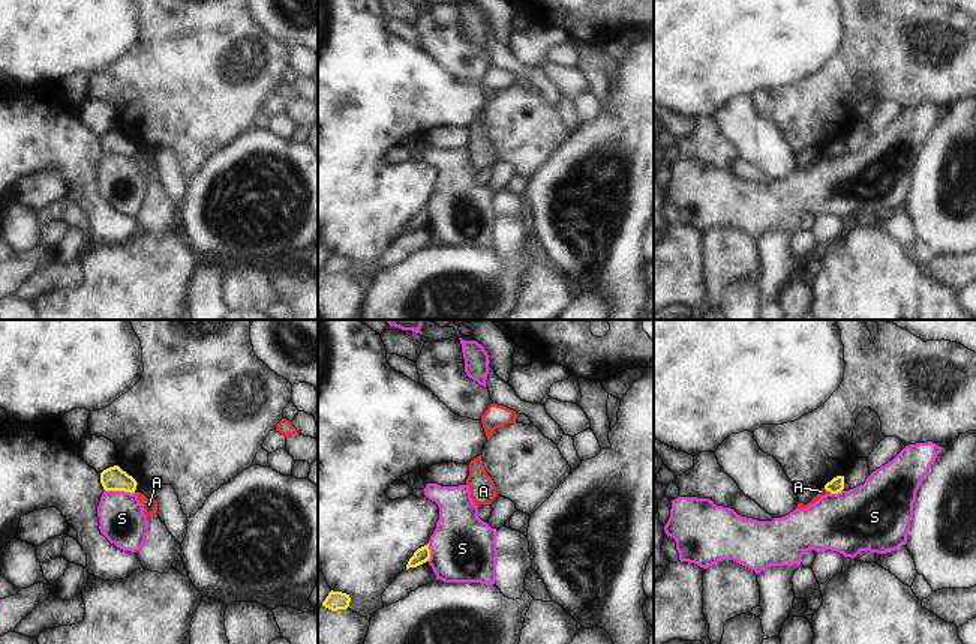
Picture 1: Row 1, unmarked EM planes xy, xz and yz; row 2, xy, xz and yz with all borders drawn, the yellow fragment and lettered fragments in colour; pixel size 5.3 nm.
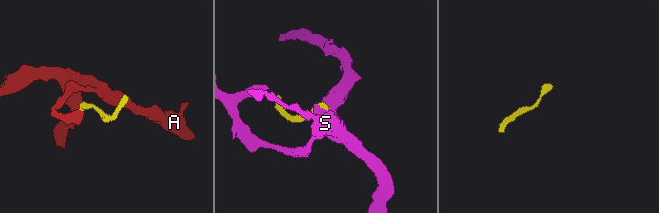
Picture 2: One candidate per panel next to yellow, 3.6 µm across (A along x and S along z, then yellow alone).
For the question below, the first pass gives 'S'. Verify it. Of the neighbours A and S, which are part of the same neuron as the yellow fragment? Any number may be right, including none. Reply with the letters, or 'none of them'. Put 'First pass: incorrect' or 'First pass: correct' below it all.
none of them
First pass: incorrect

